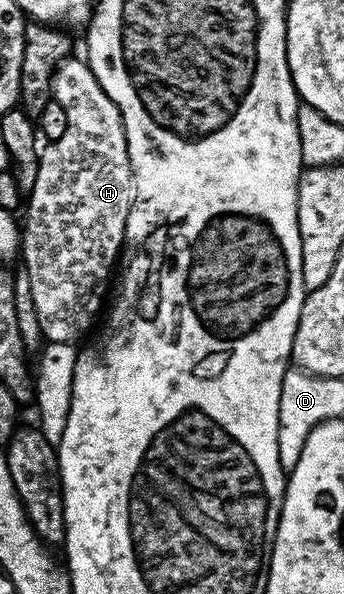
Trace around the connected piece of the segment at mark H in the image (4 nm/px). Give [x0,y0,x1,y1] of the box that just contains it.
[19,58,133,343]

